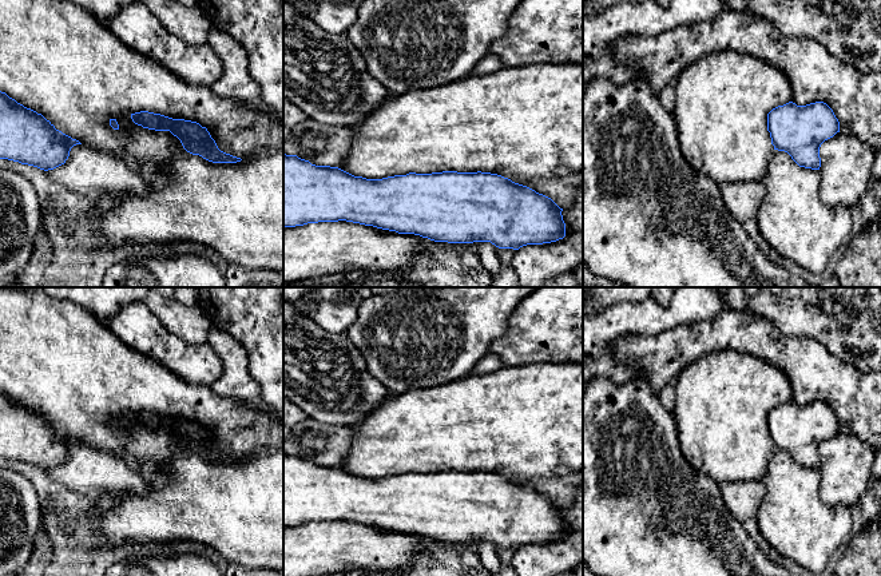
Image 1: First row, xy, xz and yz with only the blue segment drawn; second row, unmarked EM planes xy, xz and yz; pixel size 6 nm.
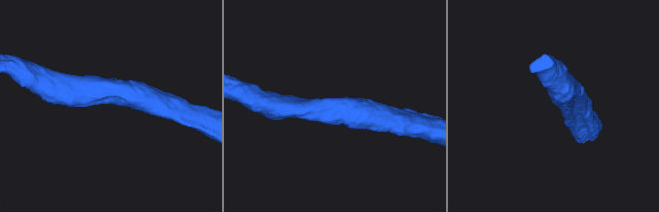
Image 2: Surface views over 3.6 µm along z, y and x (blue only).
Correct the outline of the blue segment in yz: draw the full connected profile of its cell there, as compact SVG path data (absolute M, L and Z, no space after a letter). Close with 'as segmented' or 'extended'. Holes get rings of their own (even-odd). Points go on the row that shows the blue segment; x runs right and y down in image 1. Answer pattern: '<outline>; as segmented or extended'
M789 102L767 114L767 131L774 150L787 152L799 167L820 170L820 147L825 140L840 132L840 122L833 110L824 102L806 106L797 106Z; as segmented

